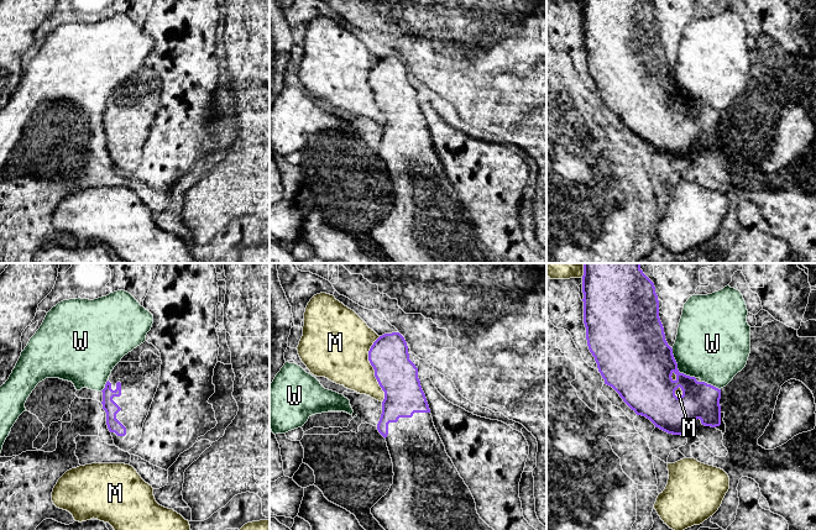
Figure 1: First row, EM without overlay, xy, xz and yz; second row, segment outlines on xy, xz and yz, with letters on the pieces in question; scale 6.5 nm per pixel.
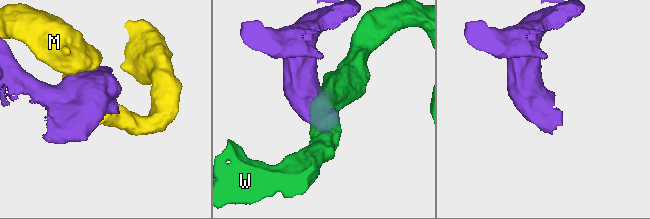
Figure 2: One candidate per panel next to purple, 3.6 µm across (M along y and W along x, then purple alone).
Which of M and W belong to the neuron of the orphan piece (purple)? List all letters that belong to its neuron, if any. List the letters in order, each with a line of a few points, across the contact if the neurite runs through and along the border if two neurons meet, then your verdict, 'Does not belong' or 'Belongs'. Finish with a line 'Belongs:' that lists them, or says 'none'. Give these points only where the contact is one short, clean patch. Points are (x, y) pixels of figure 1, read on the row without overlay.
M: Does not belong
W: Line: yz (671, 72), (678, 93), (695, 101). Does not belong
Belongs: none

